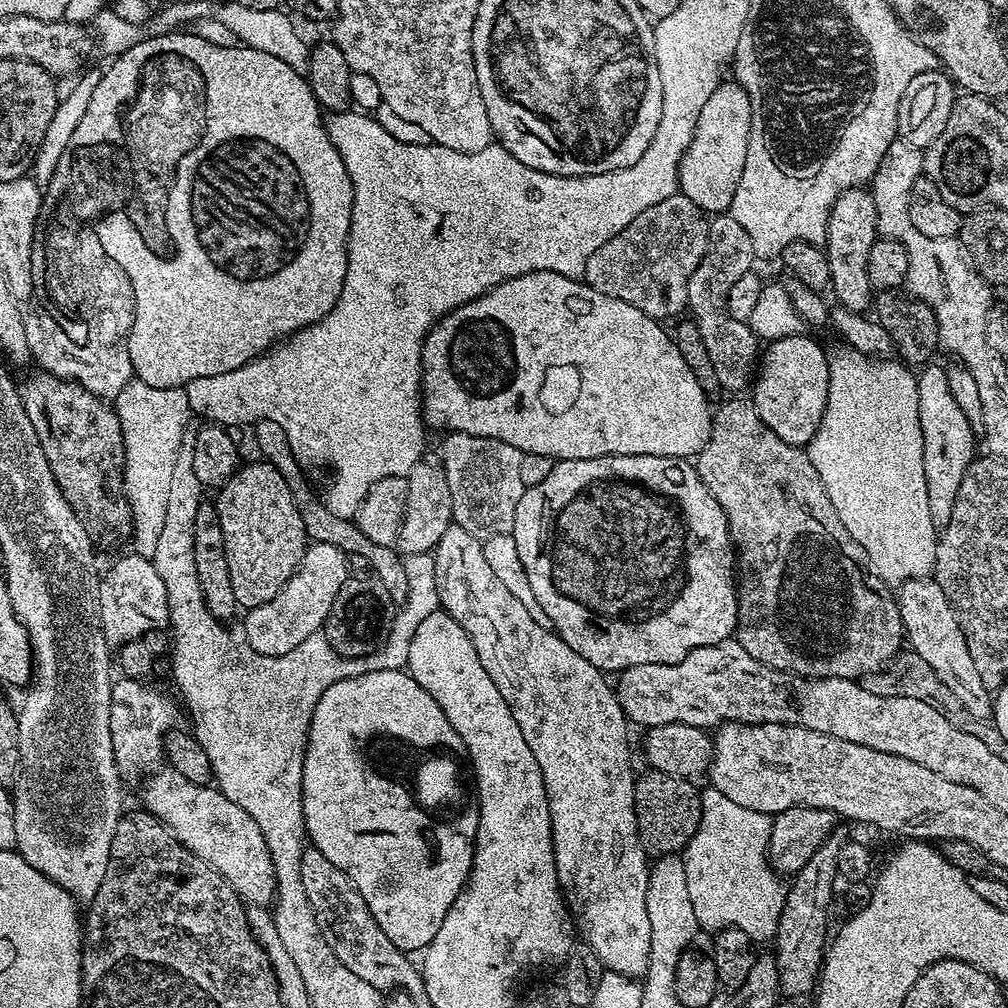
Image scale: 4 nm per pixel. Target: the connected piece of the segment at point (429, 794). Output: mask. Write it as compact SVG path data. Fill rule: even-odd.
M385 666L361 676L346 676L343 680L334 682L334 686L330 686L330 690L326 690L322 698L318 698L318 706L314 706L308 731L308 749L304 752L302 794L304 795L304 826L311 847L322 850L322 854L326 854L326 858L330 858L330 862L334 862L334 866L338 866L338 870L342 870L342 874L350 878L358 894L362 894L374 922L382 926L382 934L386 934L386 938L390 938L394 946L398 946L403 952L409 954L416 954L427 948L434 934L438 934L438 926L442 926L442 918L446 918L450 906L468 883L468 875L472 873L472 851L476 848L476 831L480 821L480 794L476 790L476 772L472 769L472 760L468 756L462 738L458 738L458 730L454 730L450 722L446 722L446 714L442 714L442 706L438 706L438 702L434 702L434 698L430 698L430 694L426 694L426 690L422 690L422 686L418 686L418 682L414 682L414 678L409 676L407 671L400 669L399 672L396 666ZM364 740L413 740L416 743L416 752L407 752L396 744L390 745L384 752L384 760L388 764L397 764L400 767L396 772L397 780L391 776L391 766L384 764L380 768L381 776L376 776L364 784ZM364 796L372 800L373 805L368 804L364 808ZM364 816L372 823L368 828L368 844L372 848L377 848L384 856L364 856Z

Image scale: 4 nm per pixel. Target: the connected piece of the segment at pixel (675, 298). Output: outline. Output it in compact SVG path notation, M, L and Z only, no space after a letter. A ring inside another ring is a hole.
M677 194L642 210L630 226L590 254L584 267L584 283L610 298L622 298L622 302L638 306L642 314L655 320L668 322L671 316L679 317L688 303L690 274L694 274L708 249L709 217L696 204L693 197Z

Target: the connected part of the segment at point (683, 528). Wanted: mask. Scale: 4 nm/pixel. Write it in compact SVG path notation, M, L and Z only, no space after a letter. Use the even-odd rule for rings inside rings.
M642 454L555 461L550 475L543 482L538 482L538 486L525 488L522 502L518 502L518 510L514 514L511 534L514 546L518 546L518 558L522 558L522 566L526 566L530 590L534 590L538 606L546 610L548 624L572 650L582 654L586 662L590 662L605 674L619 674L625 668L642 664L678 664L699 649L723 645L727 641L724 639L731 637L738 627L737 562L732 540L728 537L726 514L722 514L722 506L718 506L714 494L706 490L706 482L702 482L691 459Z

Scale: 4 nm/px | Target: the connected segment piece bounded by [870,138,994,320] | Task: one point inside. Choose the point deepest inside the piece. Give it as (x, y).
(940, 273)

